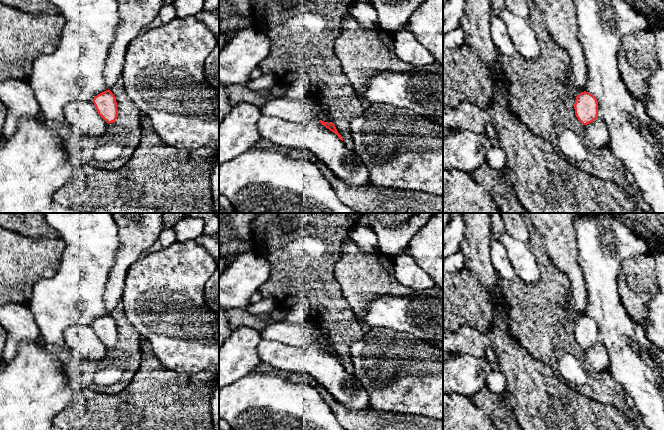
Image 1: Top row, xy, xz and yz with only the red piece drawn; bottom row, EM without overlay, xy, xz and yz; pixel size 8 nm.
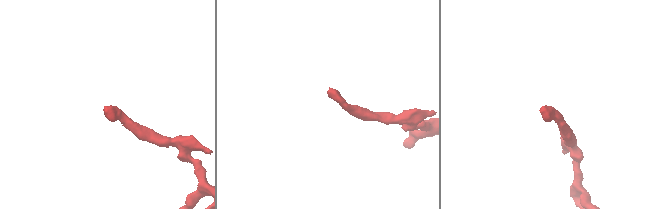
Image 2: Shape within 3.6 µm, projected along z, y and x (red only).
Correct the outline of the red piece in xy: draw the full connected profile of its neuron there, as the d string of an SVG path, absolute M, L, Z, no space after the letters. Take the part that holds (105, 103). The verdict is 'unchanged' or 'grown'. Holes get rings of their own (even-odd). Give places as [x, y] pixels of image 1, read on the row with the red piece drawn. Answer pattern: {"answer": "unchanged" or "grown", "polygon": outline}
{"answer": "unchanged", "polygon": "M109 89L95 96L93 103L101 118L108 124L115 122L118 117L118 105L115 96Z"}

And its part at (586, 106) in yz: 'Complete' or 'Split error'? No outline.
Complete

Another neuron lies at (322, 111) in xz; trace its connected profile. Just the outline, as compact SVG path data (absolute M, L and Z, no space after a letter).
M312 94L304 98L305 101L312 107L313 111L316 113L318 118L324 122L332 122L332 117L329 112L327 105L317 101Z

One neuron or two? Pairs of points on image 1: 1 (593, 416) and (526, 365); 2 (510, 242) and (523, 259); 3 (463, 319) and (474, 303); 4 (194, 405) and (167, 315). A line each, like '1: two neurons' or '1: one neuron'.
1: one neuron
2: one neuron
3: one neuron
4: two neurons

